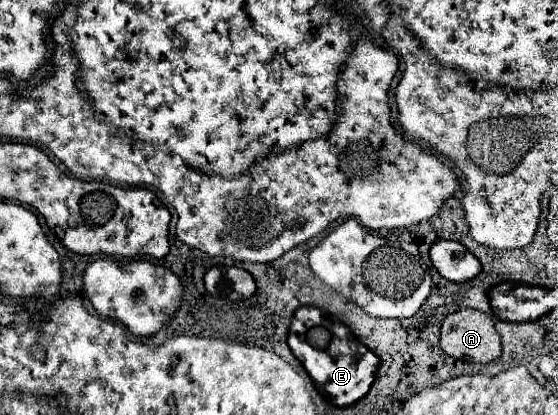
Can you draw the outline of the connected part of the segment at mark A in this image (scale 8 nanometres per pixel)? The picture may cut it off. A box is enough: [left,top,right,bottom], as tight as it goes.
[441,310,501,362]

